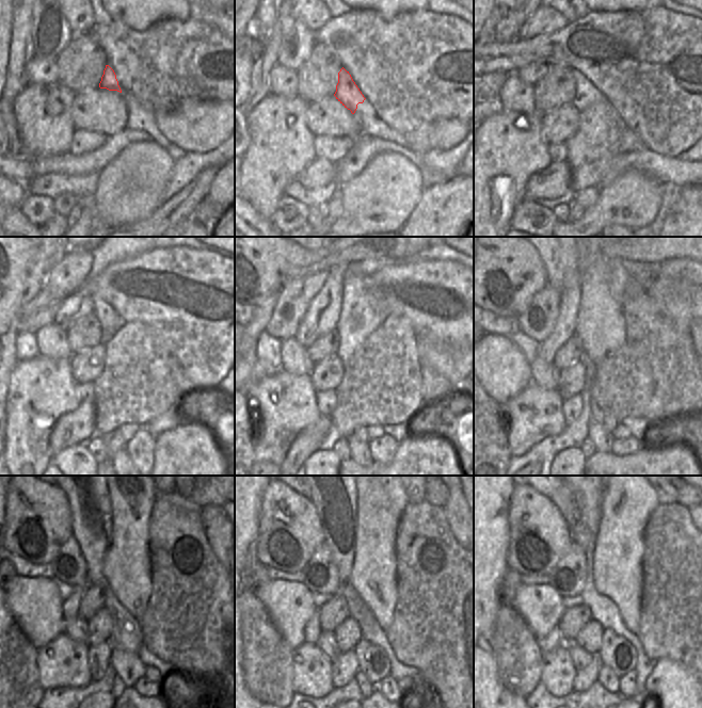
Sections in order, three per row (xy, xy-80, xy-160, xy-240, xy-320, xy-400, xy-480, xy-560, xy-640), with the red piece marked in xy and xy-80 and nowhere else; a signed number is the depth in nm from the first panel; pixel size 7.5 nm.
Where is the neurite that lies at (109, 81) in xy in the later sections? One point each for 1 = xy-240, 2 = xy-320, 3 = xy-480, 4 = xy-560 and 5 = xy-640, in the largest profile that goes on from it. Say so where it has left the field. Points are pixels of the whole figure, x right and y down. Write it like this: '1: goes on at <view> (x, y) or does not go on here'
1: goes on at xy-240 (110, 322)
2: goes on at xy-320 (364, 308)
3: goes on at xy-480 (127, 568)
4: goes on at xy-560 (381, 498)
5: goes on at xy-640 (629, 499)

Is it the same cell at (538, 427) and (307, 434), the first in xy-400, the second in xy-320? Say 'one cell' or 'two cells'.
two cells

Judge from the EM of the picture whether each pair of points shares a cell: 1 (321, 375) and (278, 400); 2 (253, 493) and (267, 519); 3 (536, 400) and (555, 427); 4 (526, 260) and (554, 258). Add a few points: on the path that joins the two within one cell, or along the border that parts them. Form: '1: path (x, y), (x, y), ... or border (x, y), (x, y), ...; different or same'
1: border (309, 376), (309, 381), (316, 391); different
2: border (266, 486), (261, 497), (258, 532); different
3: path (536, 406), (548, 420); same
4: border (533, 247), (542, 260), (547, 284); different

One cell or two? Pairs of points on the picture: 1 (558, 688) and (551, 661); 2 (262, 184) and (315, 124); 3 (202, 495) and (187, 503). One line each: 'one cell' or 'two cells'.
1: one cell
2: two cells
3: two cells

